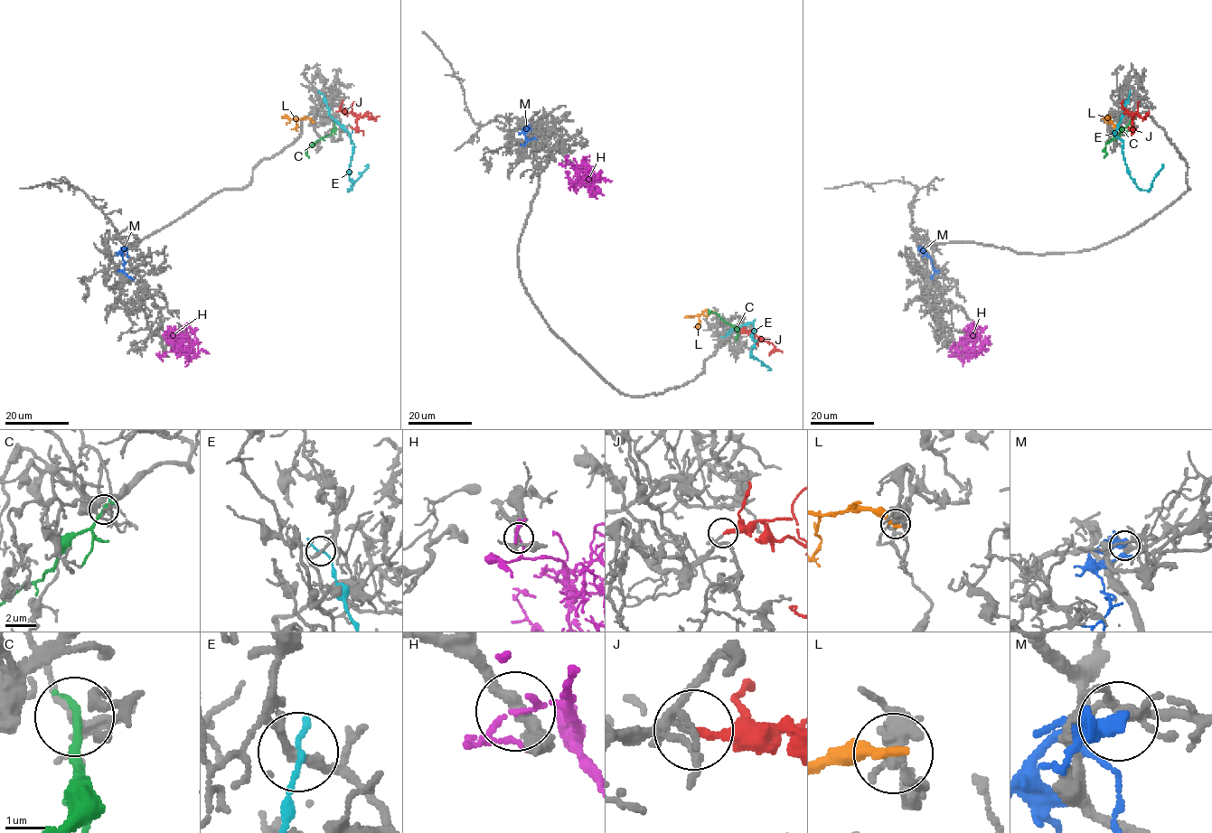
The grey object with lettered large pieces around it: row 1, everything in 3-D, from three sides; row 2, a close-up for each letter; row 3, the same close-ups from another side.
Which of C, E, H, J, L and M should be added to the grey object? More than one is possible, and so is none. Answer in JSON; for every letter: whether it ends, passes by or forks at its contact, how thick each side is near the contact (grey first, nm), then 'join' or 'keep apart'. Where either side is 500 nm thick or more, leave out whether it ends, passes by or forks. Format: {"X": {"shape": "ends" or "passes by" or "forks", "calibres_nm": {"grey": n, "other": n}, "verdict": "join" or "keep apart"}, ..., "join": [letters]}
{"C": {"shape": "ends", "calibres_nm": {"grey": 170, "other": 280}, "verdict": "keep apart"}, "E": {"shape": "ends", "calibres_nm": {"grey": 200, "other": 130}, "verdict": "keep apart"}, "H": {"shape": "forks", "calibres_nm": {"grey": 260, "other": 100}, "verdict": "keep apart"}, "J": {"shape": "ends", "calibres_nm": {"grey": 100, "other": 220}, "verdict": "join"}, "L": {"shape": "ends", "calibres_nm": {"grey": 240, "other": 320}, "verdict": "keep apart"}, "M": {"shape": "forks", "calibres_nm": {"grey": 240, "other": 300}, "verdict": "keep apart"}, "join": ["J"]}

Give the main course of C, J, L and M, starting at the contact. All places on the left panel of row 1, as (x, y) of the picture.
C: (333, 122), (332, 133), (321, 137), (306, 150), (309, 157)
J: (336, 111), (352, 112), (357, 116), (369, 112), (371, 118), (367, 111)
L: (313, 121), (307, 118), (297, 118), (297, 126), (290, 128)
M: (126, 248), (120, 254), (125, 272), (133, 280)

